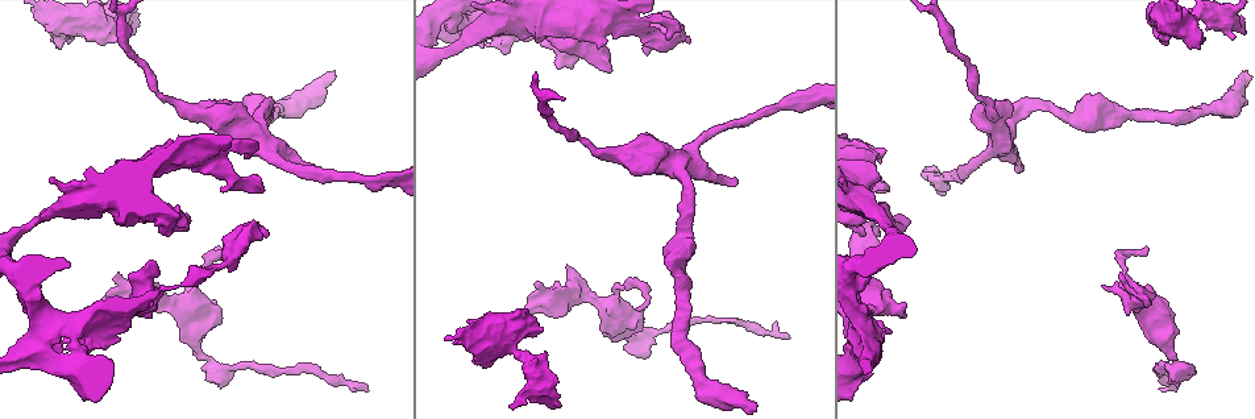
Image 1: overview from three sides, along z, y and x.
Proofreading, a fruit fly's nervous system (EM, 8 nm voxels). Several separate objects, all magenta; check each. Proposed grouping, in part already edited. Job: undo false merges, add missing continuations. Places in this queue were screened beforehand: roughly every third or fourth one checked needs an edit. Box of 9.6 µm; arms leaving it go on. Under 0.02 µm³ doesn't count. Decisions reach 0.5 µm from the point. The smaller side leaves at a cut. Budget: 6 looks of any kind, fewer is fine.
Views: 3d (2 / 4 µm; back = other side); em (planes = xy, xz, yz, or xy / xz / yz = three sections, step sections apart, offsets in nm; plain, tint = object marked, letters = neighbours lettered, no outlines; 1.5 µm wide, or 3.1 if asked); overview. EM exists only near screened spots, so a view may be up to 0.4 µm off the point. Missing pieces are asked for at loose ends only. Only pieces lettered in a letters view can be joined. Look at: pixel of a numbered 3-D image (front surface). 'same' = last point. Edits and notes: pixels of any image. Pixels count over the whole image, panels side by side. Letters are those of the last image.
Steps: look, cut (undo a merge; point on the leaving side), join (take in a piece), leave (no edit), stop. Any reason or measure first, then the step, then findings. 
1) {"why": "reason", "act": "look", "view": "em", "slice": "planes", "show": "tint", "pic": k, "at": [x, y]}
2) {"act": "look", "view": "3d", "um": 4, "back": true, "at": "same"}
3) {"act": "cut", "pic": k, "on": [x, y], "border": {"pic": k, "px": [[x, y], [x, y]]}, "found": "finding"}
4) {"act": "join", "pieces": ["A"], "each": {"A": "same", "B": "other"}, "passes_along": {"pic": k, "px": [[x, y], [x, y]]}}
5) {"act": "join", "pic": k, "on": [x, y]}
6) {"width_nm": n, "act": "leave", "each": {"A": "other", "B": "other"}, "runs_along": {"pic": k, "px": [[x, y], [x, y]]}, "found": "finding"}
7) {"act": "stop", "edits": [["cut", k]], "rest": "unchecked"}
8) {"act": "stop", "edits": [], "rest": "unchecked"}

{"why": "branch stops here", "act": "look", "view": "em", "slice": "xz", "step": 8, "show": "tint", "pic": 1, "at": [479, 363]}

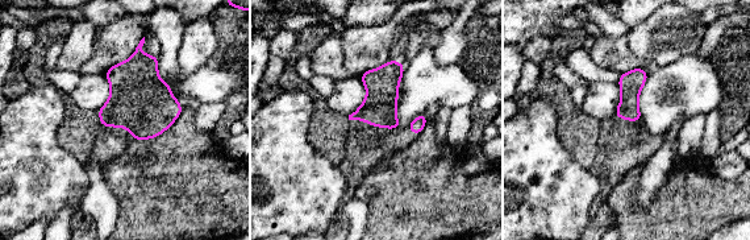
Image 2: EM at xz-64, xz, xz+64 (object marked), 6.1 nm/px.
{"act": "look", "view": "em", "slice": "planes", "show": "letters", "at": "same"}

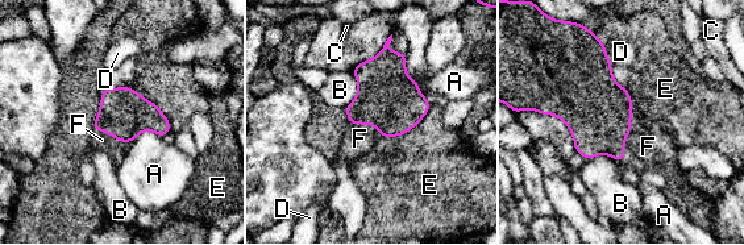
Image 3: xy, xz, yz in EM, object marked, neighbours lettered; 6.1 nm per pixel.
{"width_nm": 300, "longest_contact_nm": ["E", 380], "act": "join", "pieces": ["F"], "each": {"A": "other", "B": "other", "C": "other", "D": "other", "E": "other", "F": "same"}, "found": "it goes on there"}

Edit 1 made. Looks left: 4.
{"why": "free end", "act": "look", "view": "em", "slice": "planes", "show": "letters", "pic": 1, "at": [1020, 171]}

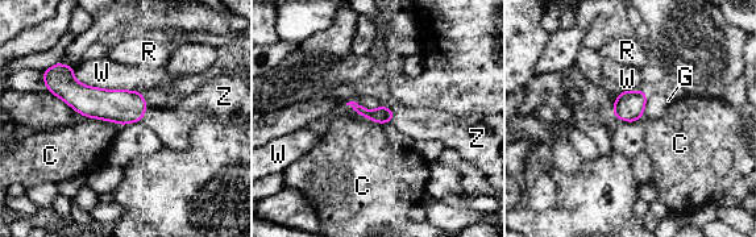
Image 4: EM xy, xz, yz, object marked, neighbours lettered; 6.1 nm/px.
{"act": "join", "pieces": ["Z"], "each": {"C": "other", "G": "other", "R": "other", "W": "other", "Z": "same"}, "found": "it goes on there"}

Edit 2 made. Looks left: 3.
{"why": "see it whole again", "act": "look", "view": "overview"}

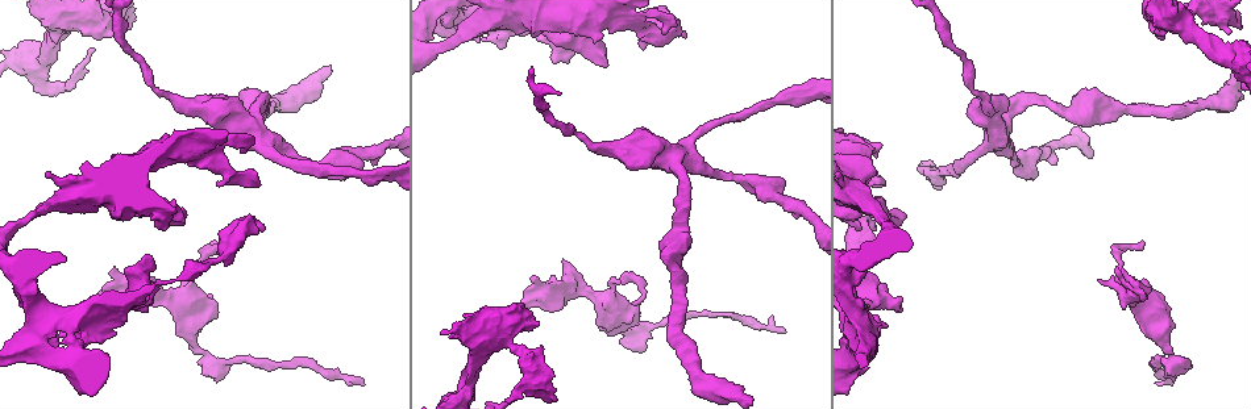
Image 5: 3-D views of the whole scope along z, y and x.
{"why": "an open end", "act": "look", "view": "em", "slice": "yz", "step": 4, "show": "tint", "pic": 5, "at": [901, 308]}

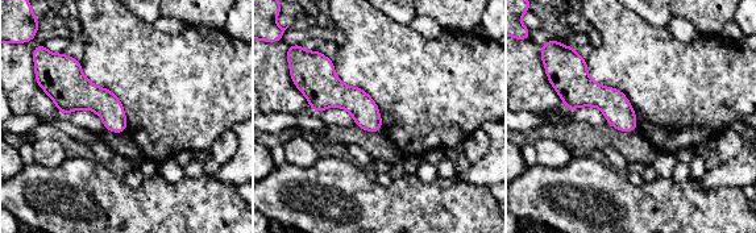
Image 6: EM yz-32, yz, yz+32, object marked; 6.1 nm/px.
{"why": "another direction", "act": "look", "view": "em", "slice": "planes", "show": "letters", "at": "same"}

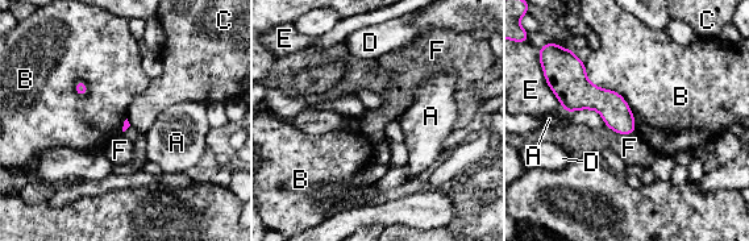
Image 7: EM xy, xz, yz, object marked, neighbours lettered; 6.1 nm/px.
{"longest_contact_nm": ["B", 550], "act": "leave", "each": {"A": "other", "B": "other", "C": "other", "D": "other", "E": "other", "F": "other"}, "border": {"pic": 7, "px": [[583, 63], [623, 98], [636, 131]]}, "found": "no lettered piece goes on from it"}

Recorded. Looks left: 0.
{"act": "stop", "edits": [["join", 3], ["join", 4]], "rest": "unchecked"}

